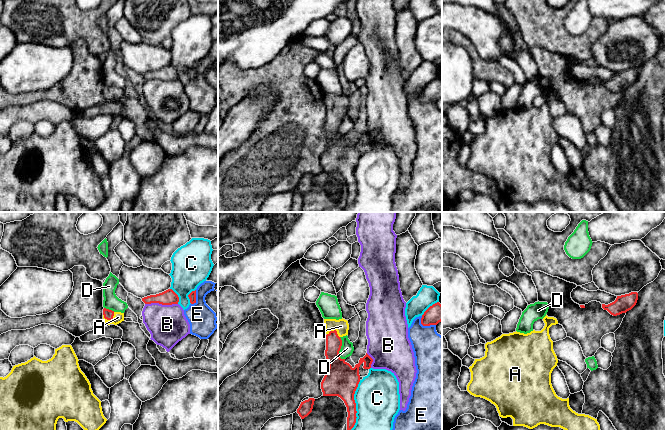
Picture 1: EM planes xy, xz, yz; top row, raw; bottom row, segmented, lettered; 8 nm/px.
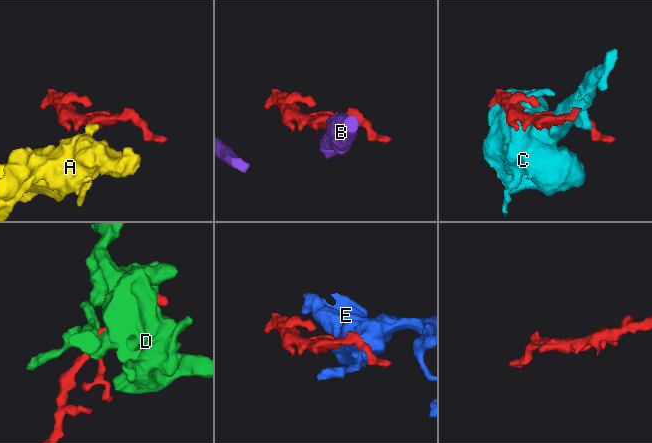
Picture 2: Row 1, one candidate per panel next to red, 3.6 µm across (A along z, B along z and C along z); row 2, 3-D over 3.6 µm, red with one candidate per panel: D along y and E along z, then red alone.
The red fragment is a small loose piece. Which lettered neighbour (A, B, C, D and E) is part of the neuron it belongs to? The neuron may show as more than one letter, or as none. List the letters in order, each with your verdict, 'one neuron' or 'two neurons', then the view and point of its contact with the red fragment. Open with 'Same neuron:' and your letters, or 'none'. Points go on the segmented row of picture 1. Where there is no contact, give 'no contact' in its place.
Same neuron: A
A: one neuron; contact xy (110, 319)
B: two neurons; contact xy (161, 303)
C: two neurons; contact xz (355, 405)
D: two neurons; contact xz (340, 348)
E: two neurons; contact xz (425, 325)

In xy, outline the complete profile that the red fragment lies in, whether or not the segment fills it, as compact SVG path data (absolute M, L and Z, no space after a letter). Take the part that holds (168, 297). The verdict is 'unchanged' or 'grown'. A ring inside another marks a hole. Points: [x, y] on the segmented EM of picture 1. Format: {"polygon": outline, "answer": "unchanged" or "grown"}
{"polygon": "M168 289L156 295L150 295L144 297L142 298L142 301L145 304L159 303L162 305L172 305L172 304L178 304L179 297L172 289Z", "answer": "unchanged"}

